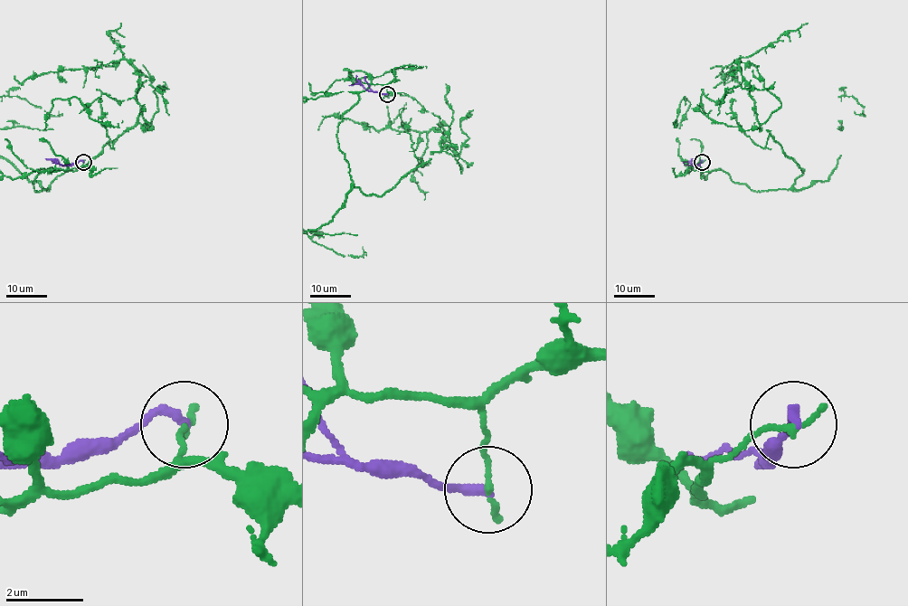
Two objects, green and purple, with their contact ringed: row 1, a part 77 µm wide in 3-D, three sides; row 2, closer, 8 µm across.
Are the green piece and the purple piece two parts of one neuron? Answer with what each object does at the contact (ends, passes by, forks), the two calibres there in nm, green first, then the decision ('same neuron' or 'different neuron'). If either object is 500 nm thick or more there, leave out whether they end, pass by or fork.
green ends; purple ends; calibres 200 and 240 nm; different neuron

